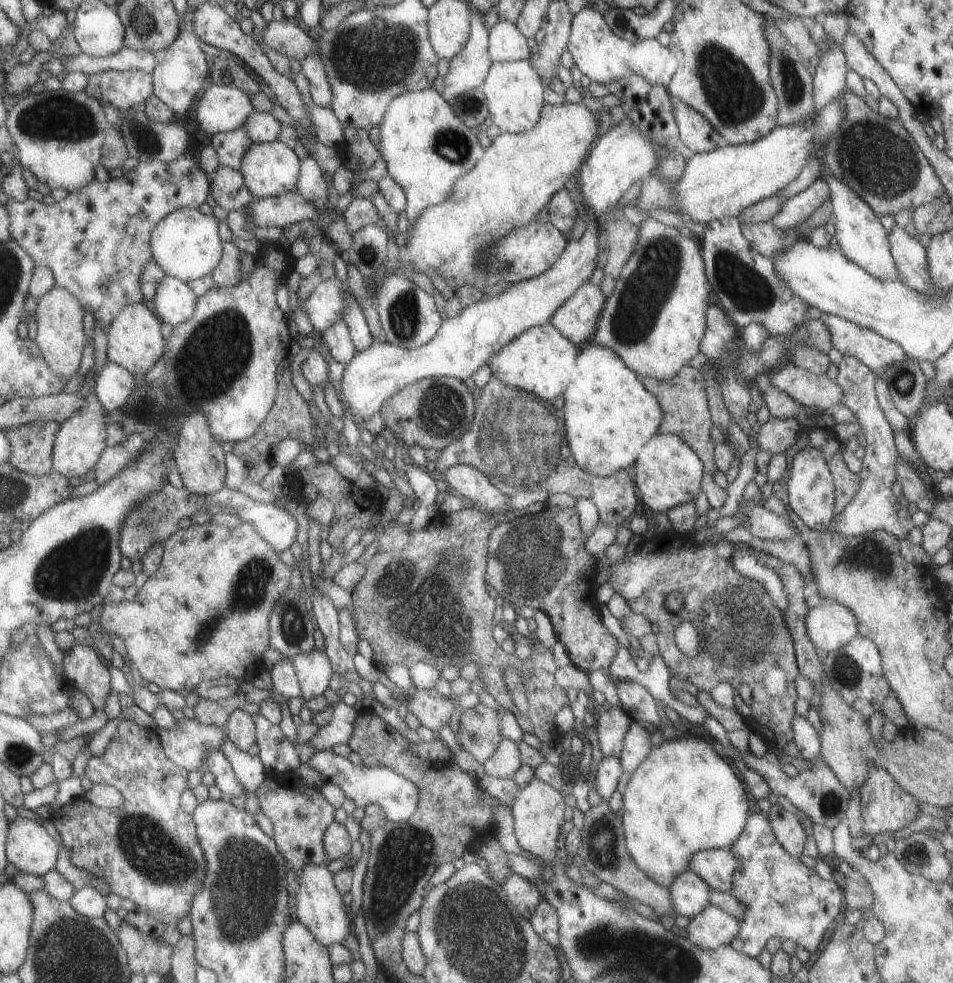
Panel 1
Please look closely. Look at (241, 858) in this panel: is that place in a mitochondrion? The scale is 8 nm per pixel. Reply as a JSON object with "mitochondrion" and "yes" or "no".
{"mitochondrion":"yes"}

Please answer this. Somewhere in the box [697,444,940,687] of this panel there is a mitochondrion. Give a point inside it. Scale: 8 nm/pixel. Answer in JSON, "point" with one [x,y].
{"point":[870,555]}

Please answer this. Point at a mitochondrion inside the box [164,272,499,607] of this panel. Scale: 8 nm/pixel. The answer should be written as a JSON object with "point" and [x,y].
{"point":[215,354]}

